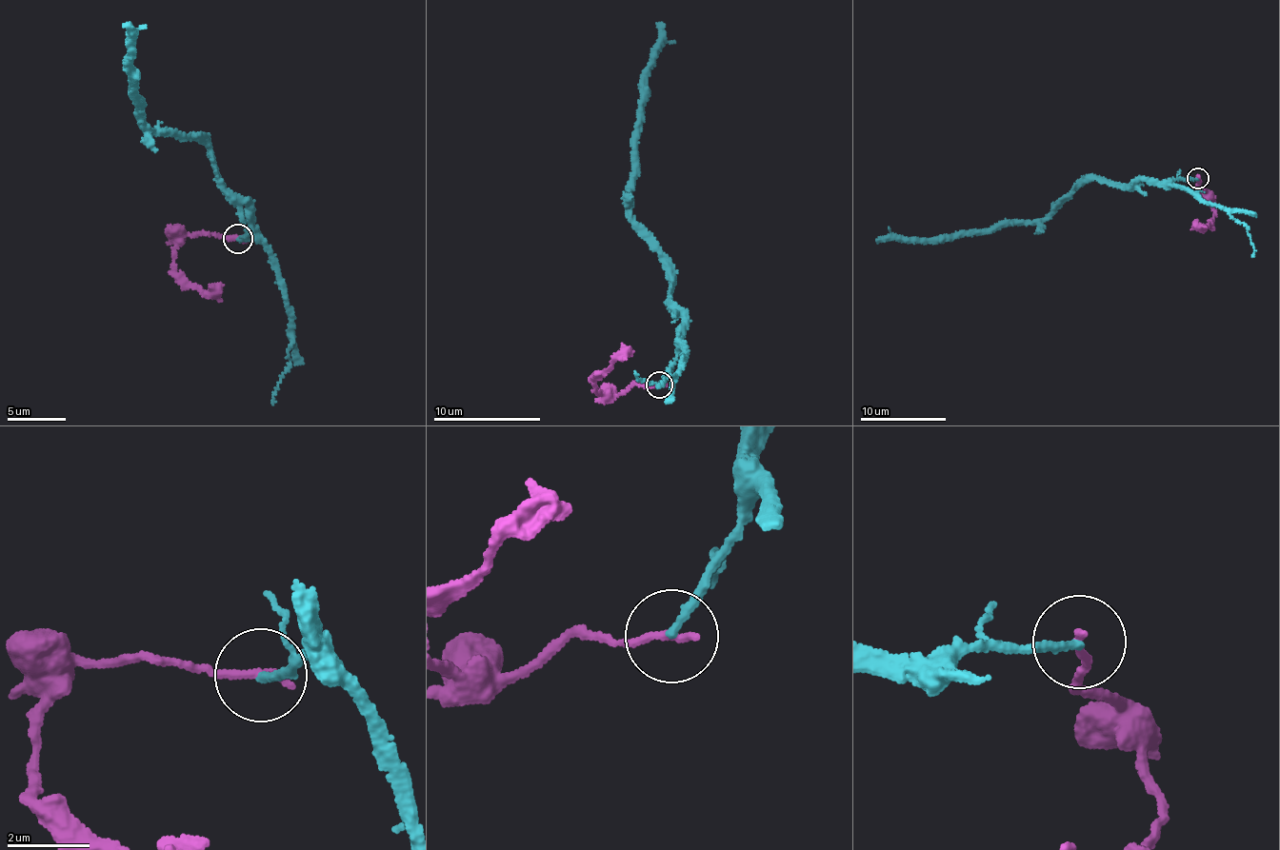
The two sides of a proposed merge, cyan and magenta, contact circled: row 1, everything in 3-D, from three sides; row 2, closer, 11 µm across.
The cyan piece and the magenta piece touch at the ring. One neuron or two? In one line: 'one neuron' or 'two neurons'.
two neurons

